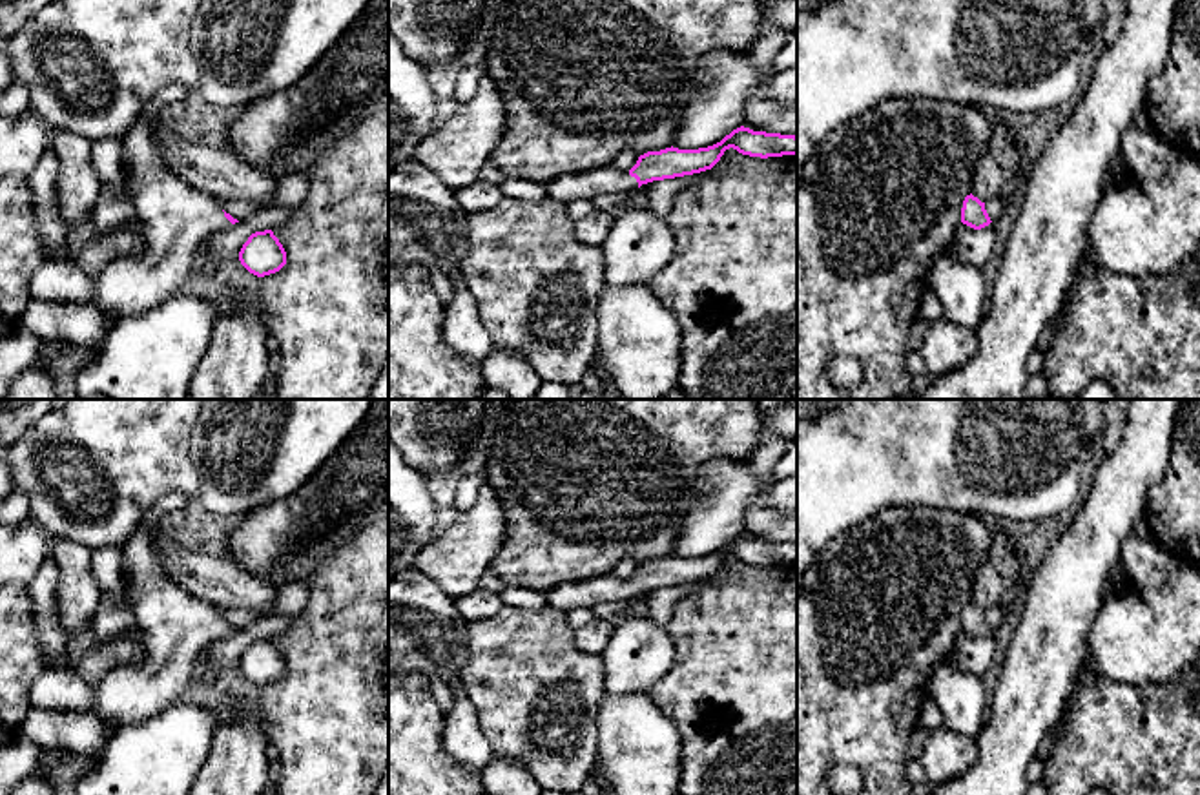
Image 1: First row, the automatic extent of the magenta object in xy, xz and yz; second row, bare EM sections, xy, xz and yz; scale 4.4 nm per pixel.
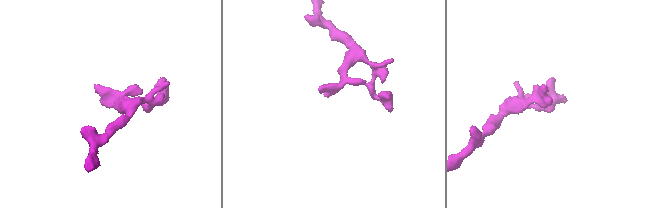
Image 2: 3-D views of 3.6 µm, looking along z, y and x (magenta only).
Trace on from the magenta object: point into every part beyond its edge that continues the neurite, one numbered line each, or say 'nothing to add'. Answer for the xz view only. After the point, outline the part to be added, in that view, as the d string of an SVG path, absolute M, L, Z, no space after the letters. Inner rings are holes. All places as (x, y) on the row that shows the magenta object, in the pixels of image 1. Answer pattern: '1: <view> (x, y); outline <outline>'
1: xz (566, 188); outline M602 166L598 170L585 170L578 173L564 173L547 182L549 197L567 204L576 199L595 201L600 195L626 191L638 188L635 177L629 171L618 168Z

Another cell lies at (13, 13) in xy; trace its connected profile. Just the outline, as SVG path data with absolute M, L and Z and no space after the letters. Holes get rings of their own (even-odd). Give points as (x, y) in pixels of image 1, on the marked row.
M0 0L0 38L9 38L24 27L51 0Z

